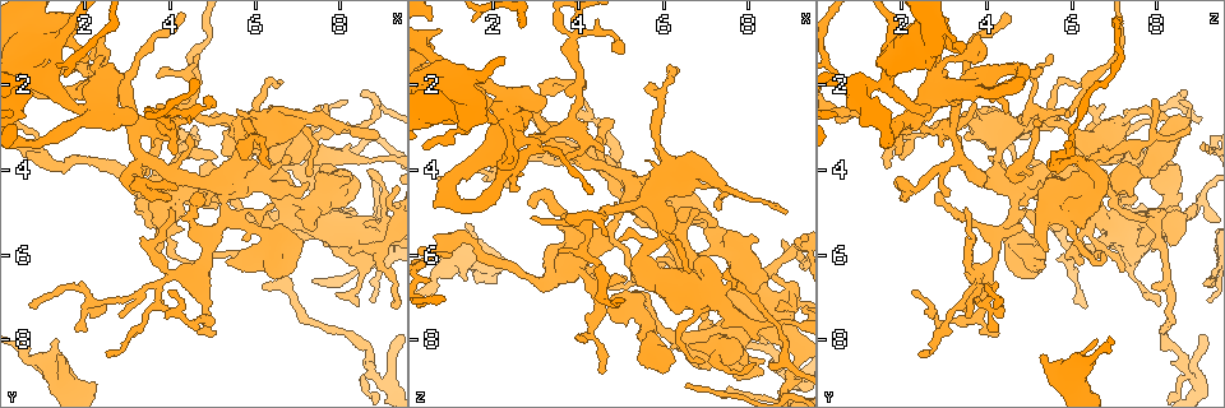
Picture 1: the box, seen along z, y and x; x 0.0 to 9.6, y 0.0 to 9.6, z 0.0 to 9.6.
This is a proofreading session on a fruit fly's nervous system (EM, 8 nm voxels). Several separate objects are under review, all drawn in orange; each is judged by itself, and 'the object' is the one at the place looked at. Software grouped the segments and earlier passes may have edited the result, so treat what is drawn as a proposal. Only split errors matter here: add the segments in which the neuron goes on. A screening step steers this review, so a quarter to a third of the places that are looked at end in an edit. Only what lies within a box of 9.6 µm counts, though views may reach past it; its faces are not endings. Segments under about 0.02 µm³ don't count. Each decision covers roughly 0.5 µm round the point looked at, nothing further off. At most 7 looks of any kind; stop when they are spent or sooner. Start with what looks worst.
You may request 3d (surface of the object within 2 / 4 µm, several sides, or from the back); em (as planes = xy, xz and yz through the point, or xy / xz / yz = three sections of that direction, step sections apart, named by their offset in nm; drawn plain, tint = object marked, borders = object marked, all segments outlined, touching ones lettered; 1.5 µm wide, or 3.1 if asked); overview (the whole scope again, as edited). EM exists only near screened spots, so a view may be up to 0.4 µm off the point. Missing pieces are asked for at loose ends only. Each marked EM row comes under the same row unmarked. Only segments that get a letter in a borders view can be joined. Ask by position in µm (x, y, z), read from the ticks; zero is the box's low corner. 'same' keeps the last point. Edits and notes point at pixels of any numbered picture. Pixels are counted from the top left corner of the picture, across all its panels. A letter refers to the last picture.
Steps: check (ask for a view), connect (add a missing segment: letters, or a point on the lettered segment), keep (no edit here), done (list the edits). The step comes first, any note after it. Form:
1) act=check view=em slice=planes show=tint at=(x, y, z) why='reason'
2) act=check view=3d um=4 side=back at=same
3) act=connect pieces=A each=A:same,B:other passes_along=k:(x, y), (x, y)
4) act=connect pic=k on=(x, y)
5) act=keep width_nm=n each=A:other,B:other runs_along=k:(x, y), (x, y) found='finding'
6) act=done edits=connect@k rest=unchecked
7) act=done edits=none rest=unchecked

act=check view=3d um=2 at=(4.15, 4.55, 2.00) why='branch stops here'

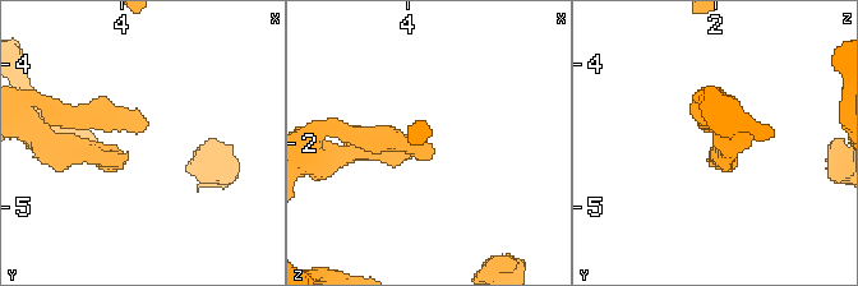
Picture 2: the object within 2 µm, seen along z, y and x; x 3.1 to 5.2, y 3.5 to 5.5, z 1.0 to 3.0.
act=check view=em slice=planes show=borders at=(4.16, 4.48, 2.06)

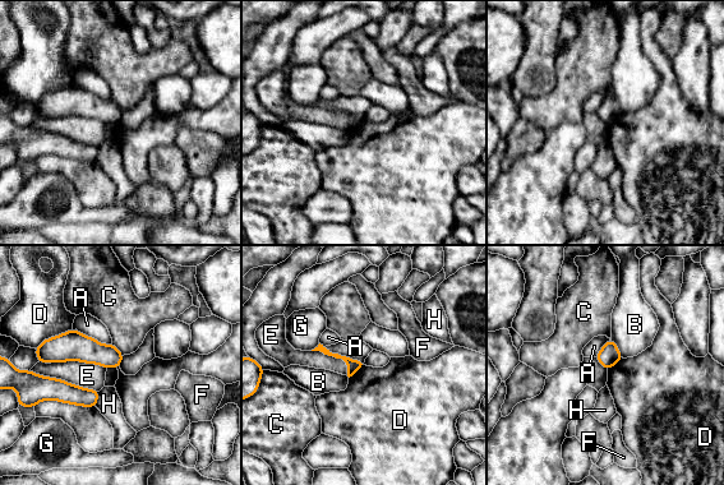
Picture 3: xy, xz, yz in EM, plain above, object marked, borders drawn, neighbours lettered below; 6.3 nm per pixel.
act=keep each=A:other,B:other,C:other,D:other,E:other,F:other,G:other,H:other border=3:(72, 327), (45, 338), (35, 349) found='no lettered segment goes on from it'

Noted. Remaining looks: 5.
act=check view=em slice=planes show=borders at=(1.40, 8.40, 5.30) why='branch stops here'

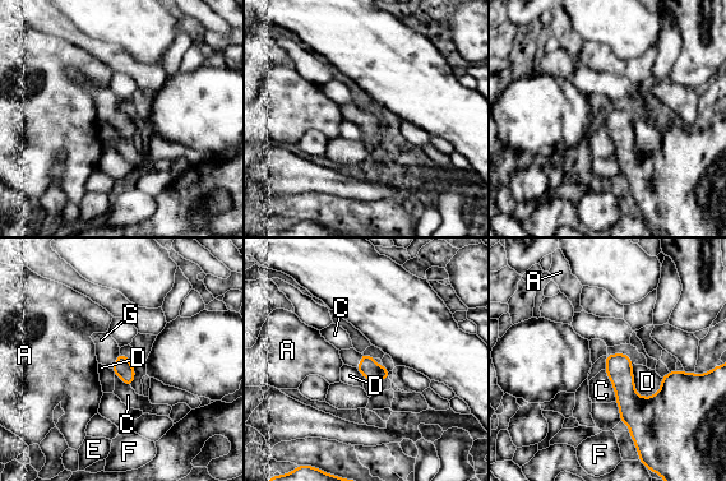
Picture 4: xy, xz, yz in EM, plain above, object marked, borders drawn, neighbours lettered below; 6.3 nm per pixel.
act=connect pieces=G width_nm=120 each=A:other,C:other,D:other,E:other,F:other,G:same passes_along=4:(123, 368), (116, 361), (107, 350) found='the neuron continues'

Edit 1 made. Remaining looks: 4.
act=check view=overview why='see it whole again'

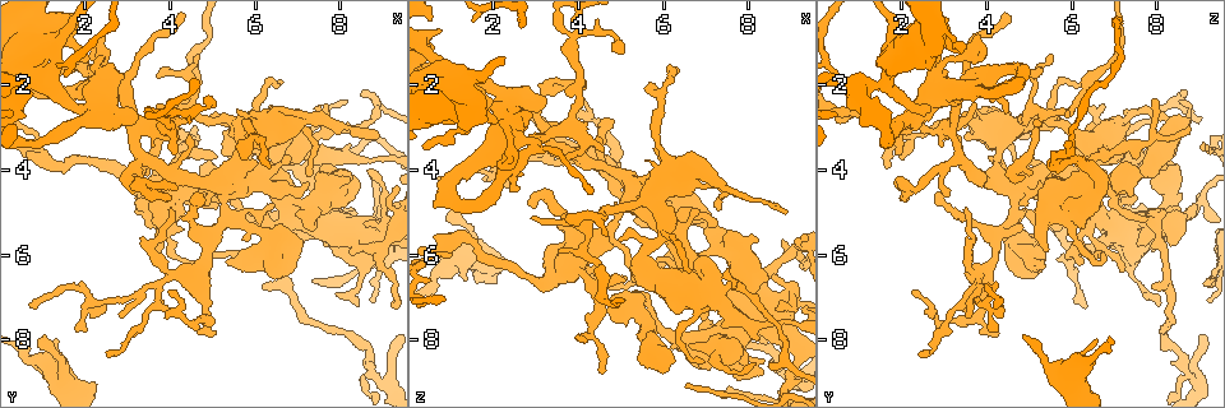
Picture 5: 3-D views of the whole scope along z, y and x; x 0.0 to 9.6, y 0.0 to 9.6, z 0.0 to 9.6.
act=check view=3d um=2 at=(2.85, 4.20, 4.75) why='an open end'

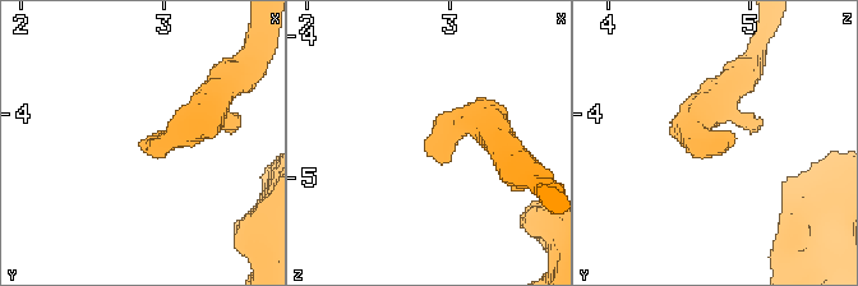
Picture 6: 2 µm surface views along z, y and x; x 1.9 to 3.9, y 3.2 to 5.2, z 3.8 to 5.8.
act=check view=em slice=xz step=8 show=tint at=(2.82, 4.18, 4.80)

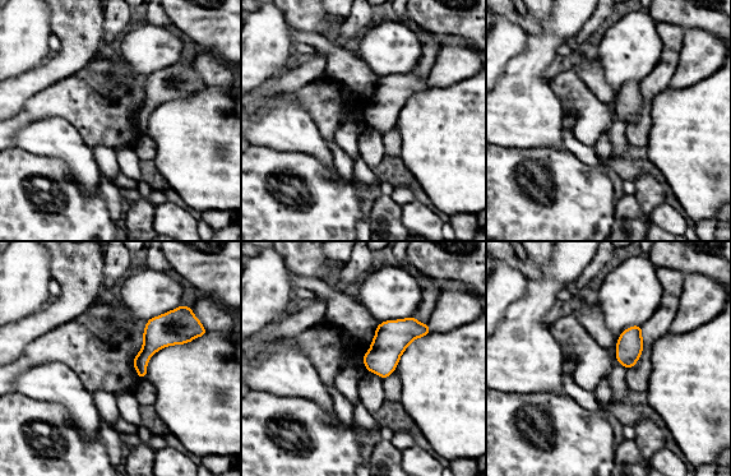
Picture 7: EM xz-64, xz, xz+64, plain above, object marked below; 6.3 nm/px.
act=check view=em slice=planes show=borders at=same

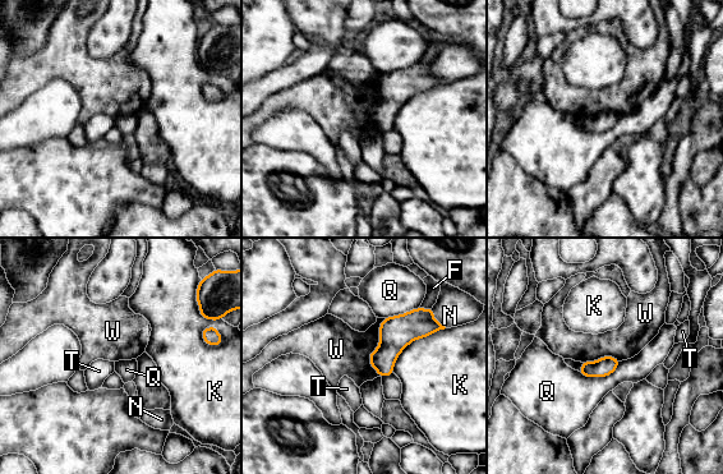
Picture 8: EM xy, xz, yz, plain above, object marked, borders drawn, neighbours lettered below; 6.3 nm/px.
act=keep each=F:other,K:other,N:other,Q:other,T:other,W:other border=8:(385, 318), (369, 355), (378, 376) found='no lettered segment goes on from it'

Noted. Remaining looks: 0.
act=done edits=connect@4 rest=unchecked

